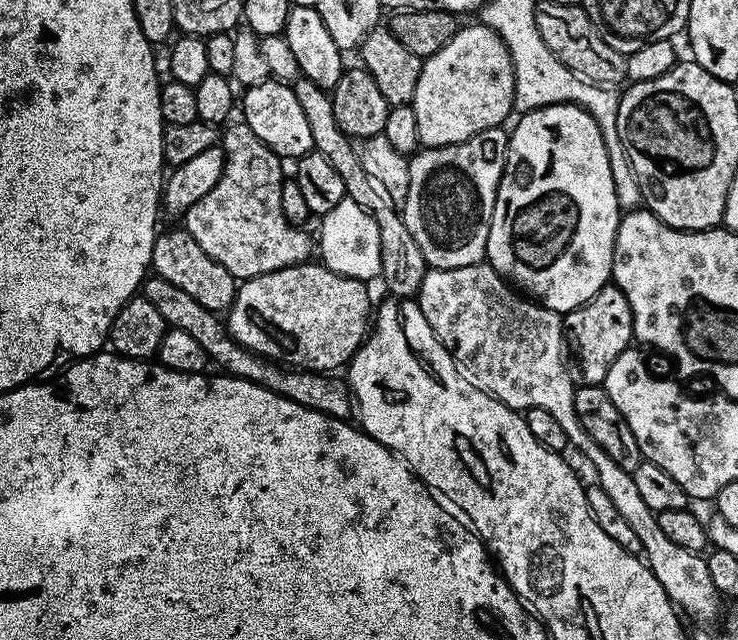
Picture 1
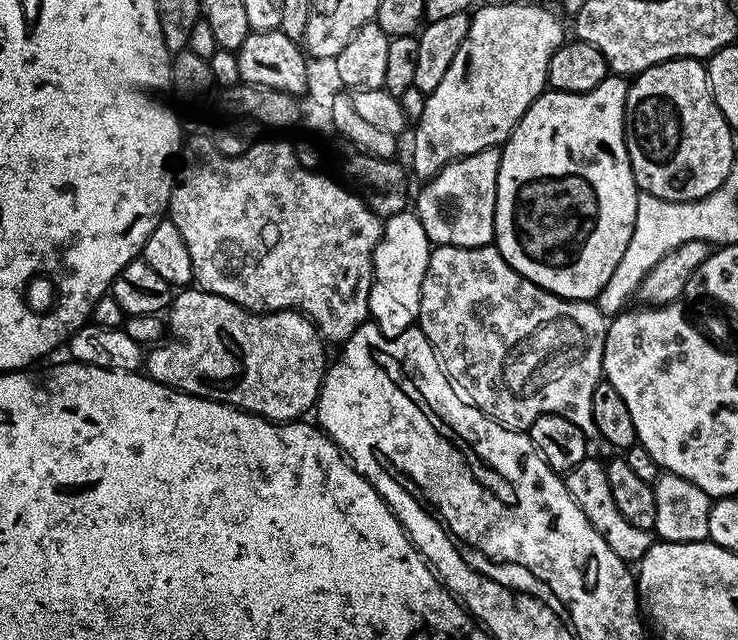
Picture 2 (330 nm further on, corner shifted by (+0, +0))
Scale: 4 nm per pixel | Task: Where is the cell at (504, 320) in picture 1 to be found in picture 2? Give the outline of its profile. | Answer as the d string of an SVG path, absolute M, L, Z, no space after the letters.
M441 244L433 247L430 254L430 262L426 266L426 278L422 278L422 294L420 300L420 312L418 327L422 334L430 342L430 346L436 355L436 361L440 369L446 374L453 390L463 396L468 403L473 404L480 412L485 412L491 420L496 420L506 428L527 430L532 423L542 414L562 414L574 422L582 430L582 434L589 442L600 440L598 430L592 421L590 410L590 398L594 394L594 386L602 383L604 370L604 333L606 331L606 317L595 303L587 300L564 300L553 292L546 292L534 282L530 282L522 274L518 274L502 258L502 254L495 246L483 248L459 248L458 246L446 246Z

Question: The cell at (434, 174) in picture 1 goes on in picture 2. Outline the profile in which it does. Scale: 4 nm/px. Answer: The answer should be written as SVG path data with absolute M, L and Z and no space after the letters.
M499 147L487 148L481 152L475 152L469 156L463 156L460 160L454 160L452 163L446 165L440 173L432 177L423 185L424 188L420 193L415 193L414 196L414 211L416 217L422 222L422 230L426 230L429 240L433 245L439 246L445 244L446 246L458 246L459 248L483 248L493 243L496 235L496 179L498 178L498 170L500 169L500 154L501 149Z

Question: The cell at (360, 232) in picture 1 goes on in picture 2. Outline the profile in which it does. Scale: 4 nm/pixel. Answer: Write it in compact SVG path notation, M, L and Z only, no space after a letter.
M405 210L387 217L380 230L380 241L372 252L372 289L368 312L384 337L397 337L419 317L422 278L434 245L415 211Z

